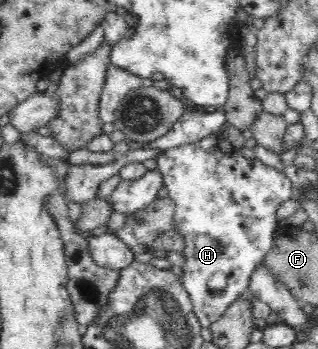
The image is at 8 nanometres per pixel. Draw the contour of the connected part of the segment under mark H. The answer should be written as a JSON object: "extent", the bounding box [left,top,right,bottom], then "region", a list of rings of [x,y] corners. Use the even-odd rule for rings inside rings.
{"extent":[156,127,292,328],"region":[[[222,127],[200,141],[164,150],[156,162],[163,187],[168,190],[169,198],[176,206],[174,231],[184,236],[183,254],[186,262],[181,282],[192,298],[194,313],[202,327],[210,328],[226,311],[226,307],[240,293],[249,289],[251,275],[272,249],[276,229],[279,229],[276,209],[280,203],[292,197],[292,184],[285,172],[265,166],[256,158],[242,156],[239,149],[232,146],[227,131]]]}

